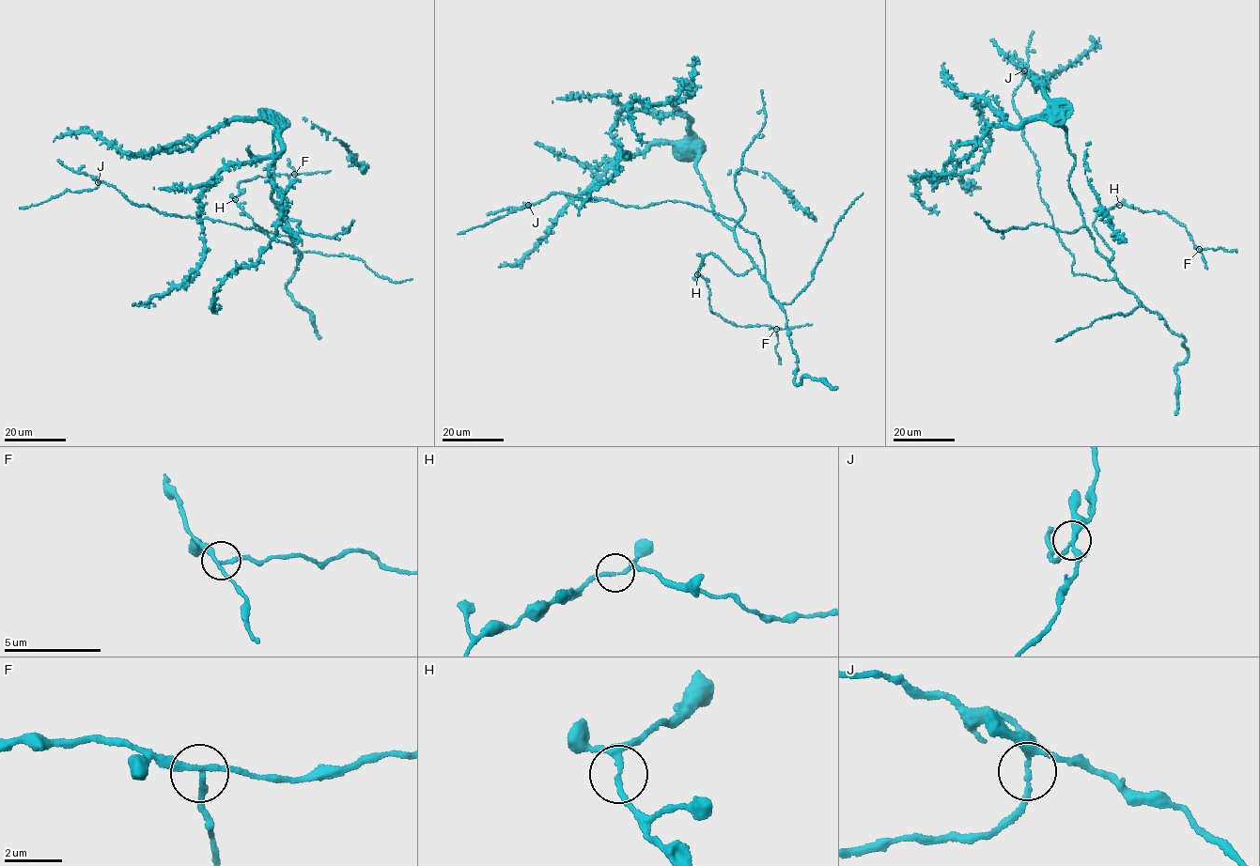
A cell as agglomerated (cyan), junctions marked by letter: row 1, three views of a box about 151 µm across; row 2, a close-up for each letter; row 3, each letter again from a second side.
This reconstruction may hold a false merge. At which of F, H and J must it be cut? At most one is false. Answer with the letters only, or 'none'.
F

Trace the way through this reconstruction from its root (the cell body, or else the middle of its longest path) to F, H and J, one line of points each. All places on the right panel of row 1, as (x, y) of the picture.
F: (1086, 225), (1095, 248), (1110, 262), (1113, 253), (1093, 223), (1123, 203), (1168, 214), (1184, 225), (1199, 249)
H: (1086, 225), (1095, 248), (1110, 262), (1113, 253), (1093, 223), (1098, 214), (1119, 205)
J: (1086, 225), (1114, 271), (1112, 279), (1072, 272), (1074, 256), (1040, 197), (1039, 169), (1012, 100), (1024, 70)

